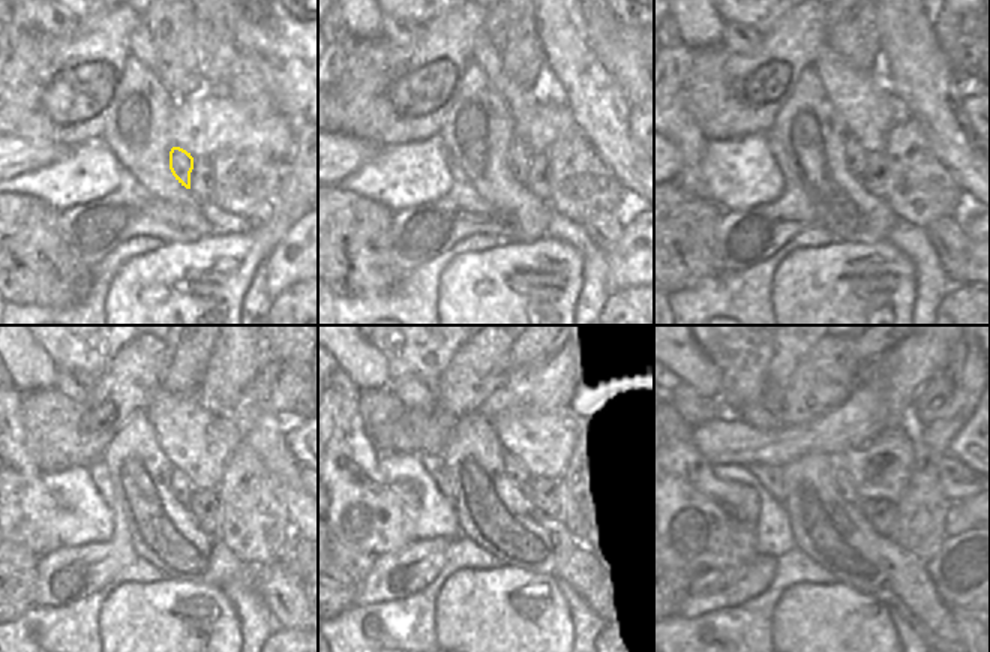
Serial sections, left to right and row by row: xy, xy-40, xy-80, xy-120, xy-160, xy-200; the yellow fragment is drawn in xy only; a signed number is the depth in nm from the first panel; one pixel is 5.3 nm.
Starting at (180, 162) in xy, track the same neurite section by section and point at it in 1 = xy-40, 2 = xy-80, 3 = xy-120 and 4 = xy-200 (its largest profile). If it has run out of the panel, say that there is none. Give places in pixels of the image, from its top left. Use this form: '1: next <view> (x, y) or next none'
1: next xy-40 (519, 155)
2: next xy-80 (855, 155)
3: next xy-120 (182, 487)
4: next xy-200 (843, 481)

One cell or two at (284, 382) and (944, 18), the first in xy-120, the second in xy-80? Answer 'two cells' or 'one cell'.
one cell

